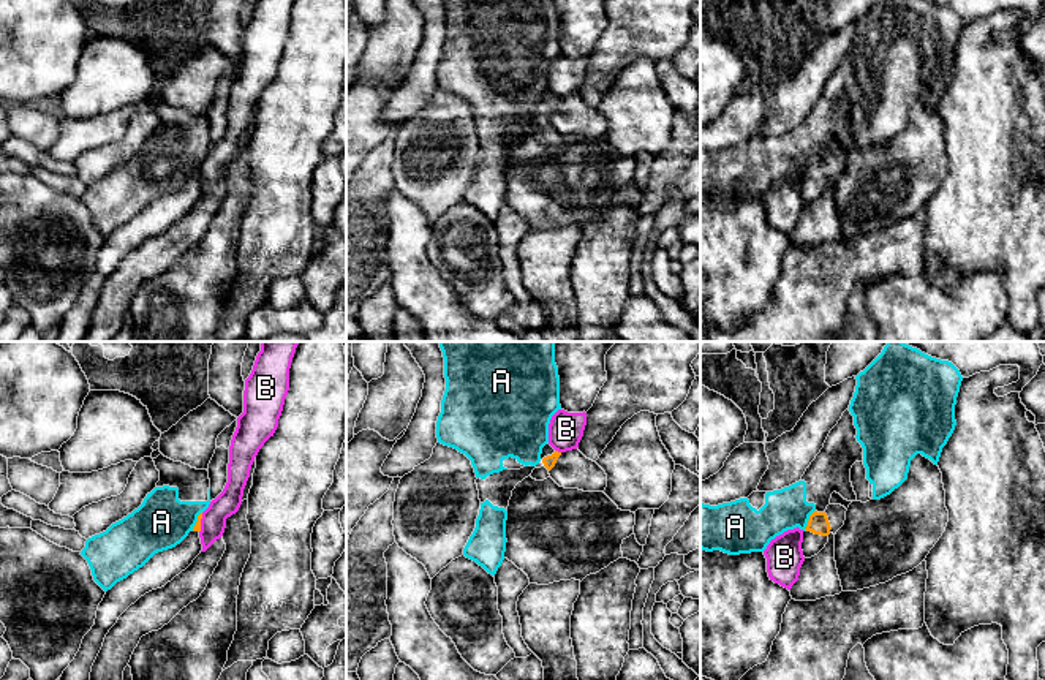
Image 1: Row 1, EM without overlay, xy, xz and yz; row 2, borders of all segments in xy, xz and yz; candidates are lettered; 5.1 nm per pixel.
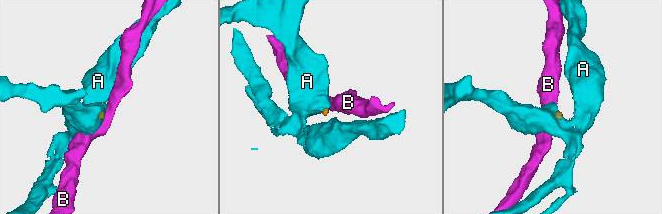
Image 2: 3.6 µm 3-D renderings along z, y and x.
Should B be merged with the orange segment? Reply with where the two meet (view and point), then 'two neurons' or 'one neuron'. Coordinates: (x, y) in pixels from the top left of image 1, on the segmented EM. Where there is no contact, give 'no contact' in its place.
contact xz (557, 451); two neurons

